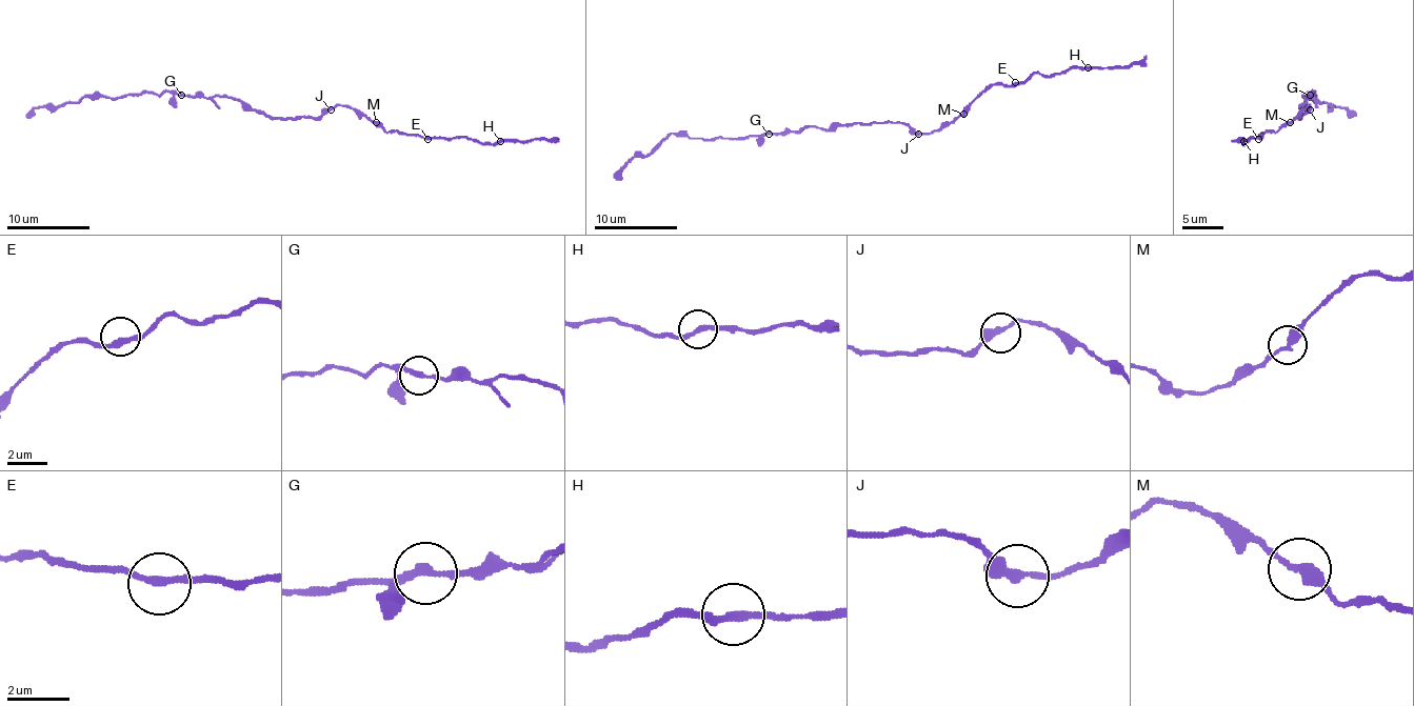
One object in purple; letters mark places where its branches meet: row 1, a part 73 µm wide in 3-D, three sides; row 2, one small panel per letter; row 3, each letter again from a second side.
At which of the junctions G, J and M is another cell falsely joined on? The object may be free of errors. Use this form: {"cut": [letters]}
{"cut": []}

